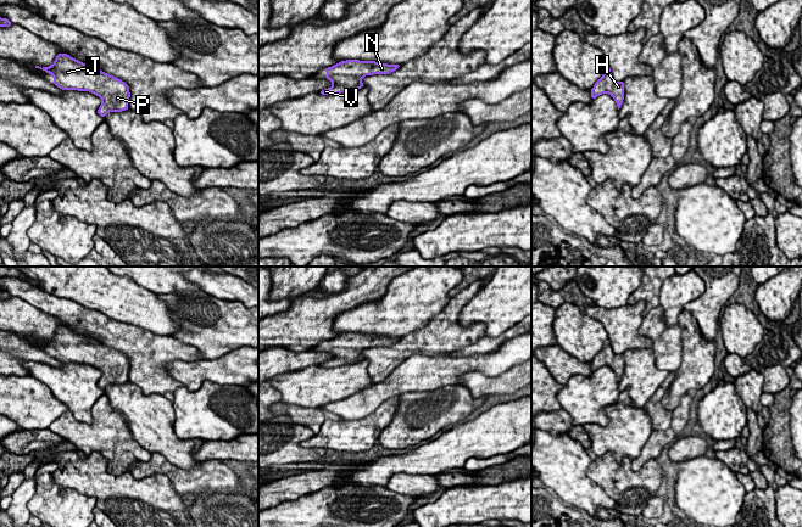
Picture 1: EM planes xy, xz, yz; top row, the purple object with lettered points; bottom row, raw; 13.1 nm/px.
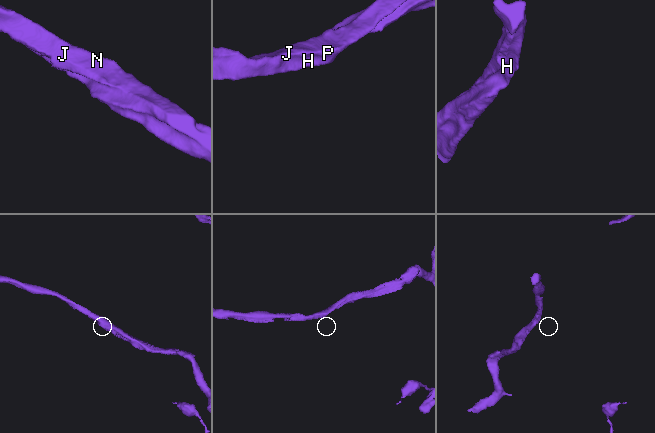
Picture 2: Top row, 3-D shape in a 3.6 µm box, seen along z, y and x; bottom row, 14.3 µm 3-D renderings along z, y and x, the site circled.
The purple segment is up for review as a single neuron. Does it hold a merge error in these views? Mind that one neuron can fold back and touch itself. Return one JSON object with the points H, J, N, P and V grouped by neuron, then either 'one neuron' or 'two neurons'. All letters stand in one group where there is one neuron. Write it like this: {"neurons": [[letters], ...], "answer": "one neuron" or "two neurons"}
{"neurons": [["H", "J", "N", "P", "V"]], "answer": "one neuron"}

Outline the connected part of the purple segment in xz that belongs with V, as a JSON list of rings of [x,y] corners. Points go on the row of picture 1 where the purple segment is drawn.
[[[346,60],[335,66],[324,68],[327,79],[333,83],[328,89],[322,90],[321,95],[338,95],[351,92],[363,88],[362,78],[373,74],[389,74],[401,65],[377,63],[375,61]]]

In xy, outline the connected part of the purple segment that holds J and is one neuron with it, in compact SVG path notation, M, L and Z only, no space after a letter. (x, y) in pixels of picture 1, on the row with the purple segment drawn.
M57 54L50 67L39 67L54 77L54 85L62 90L89 91L102 102L98 113L104 118L110 112L129 108L129 86L121 79L106 74L91 65L83 63L67 54Z

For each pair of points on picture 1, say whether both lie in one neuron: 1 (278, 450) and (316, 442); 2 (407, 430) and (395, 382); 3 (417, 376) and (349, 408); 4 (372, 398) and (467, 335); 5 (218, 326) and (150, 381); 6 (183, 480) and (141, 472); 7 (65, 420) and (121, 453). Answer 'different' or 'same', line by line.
1: different
2: different
3: same
4: different
5: different
6: same
7: same

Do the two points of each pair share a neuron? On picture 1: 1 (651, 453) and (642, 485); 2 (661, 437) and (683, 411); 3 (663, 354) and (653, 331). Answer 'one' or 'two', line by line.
1: two
2: one
3: one

